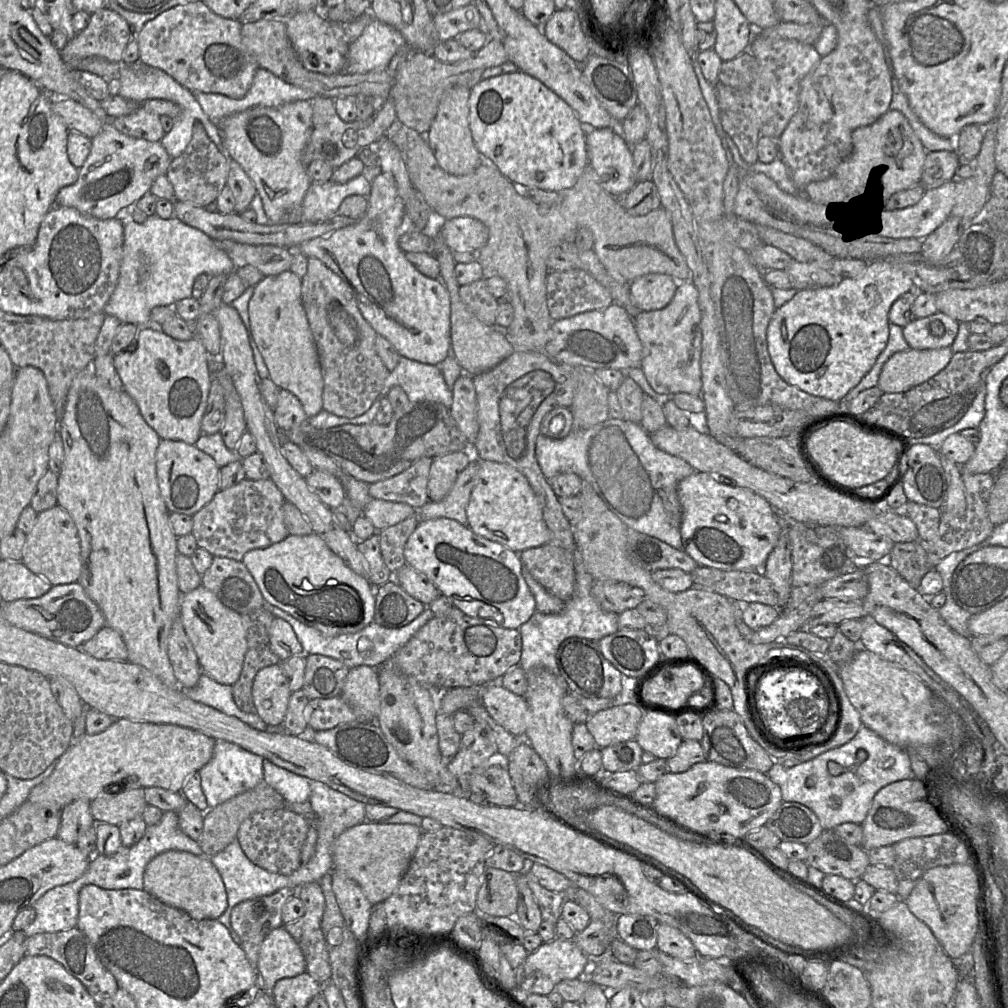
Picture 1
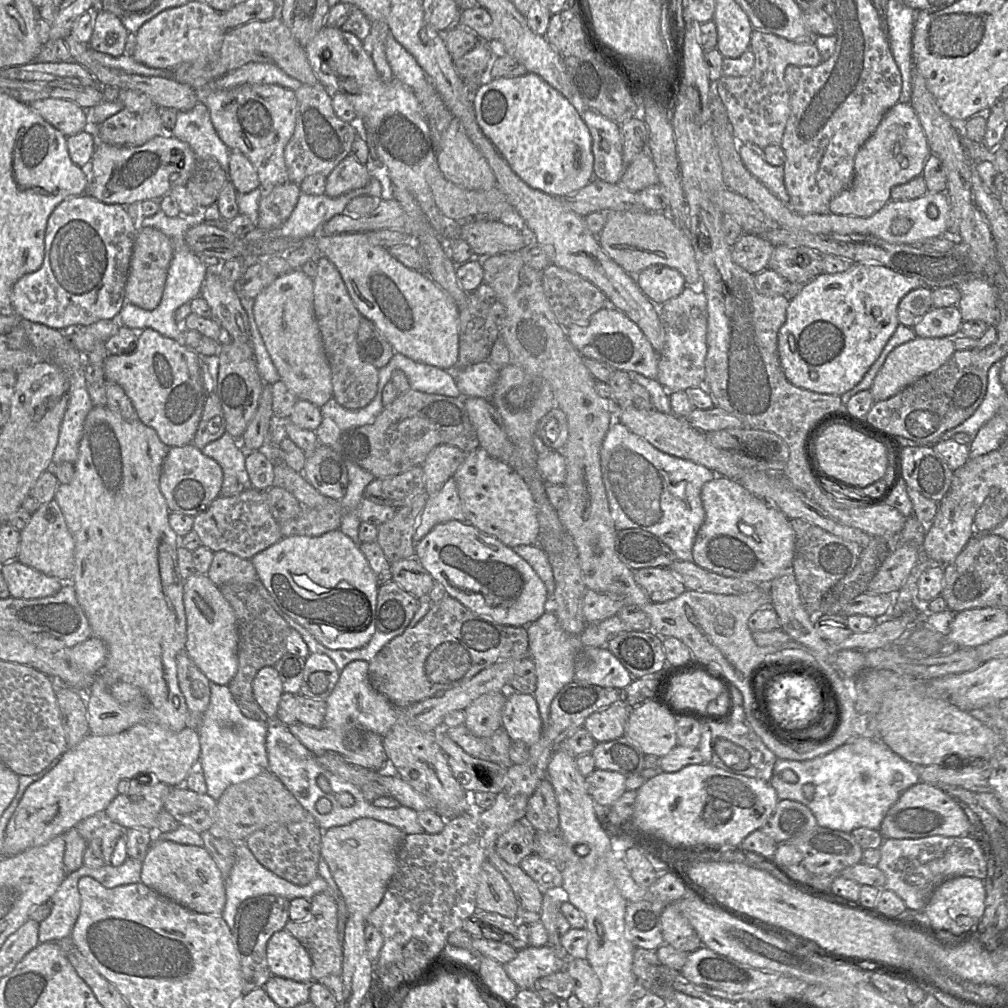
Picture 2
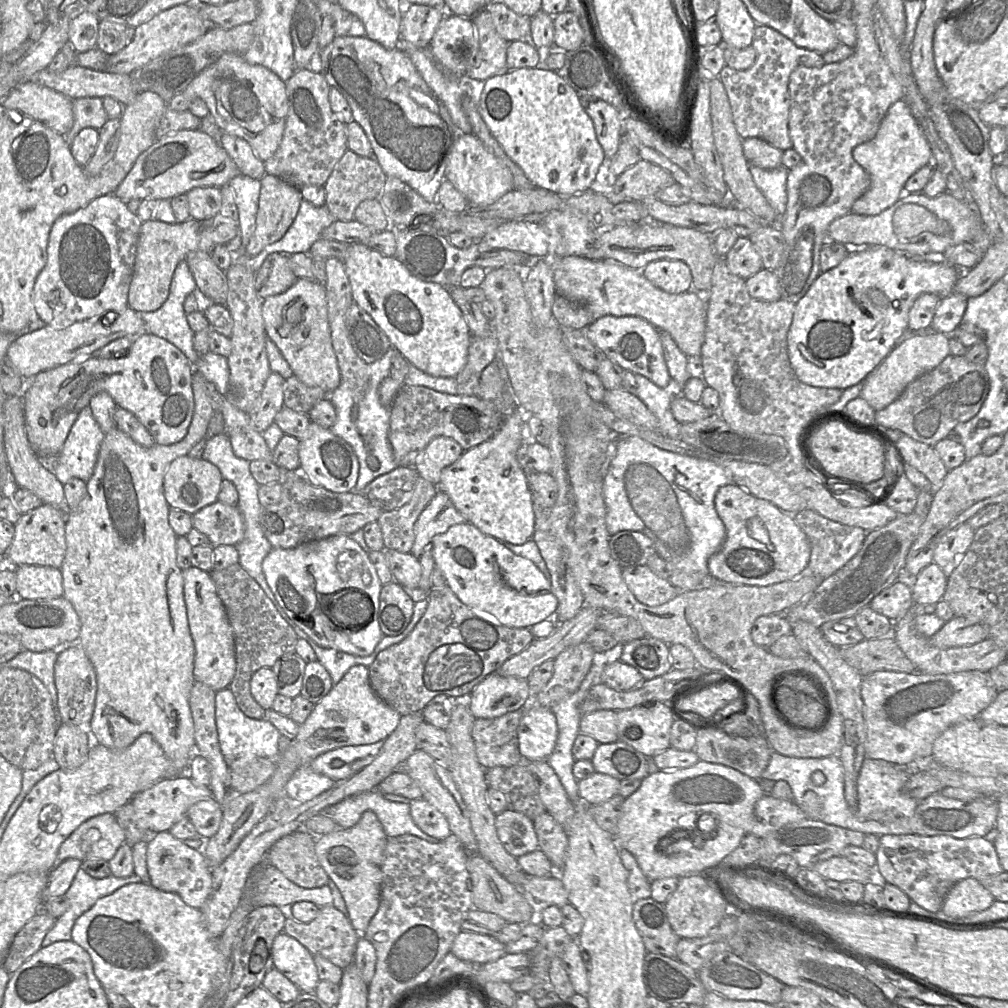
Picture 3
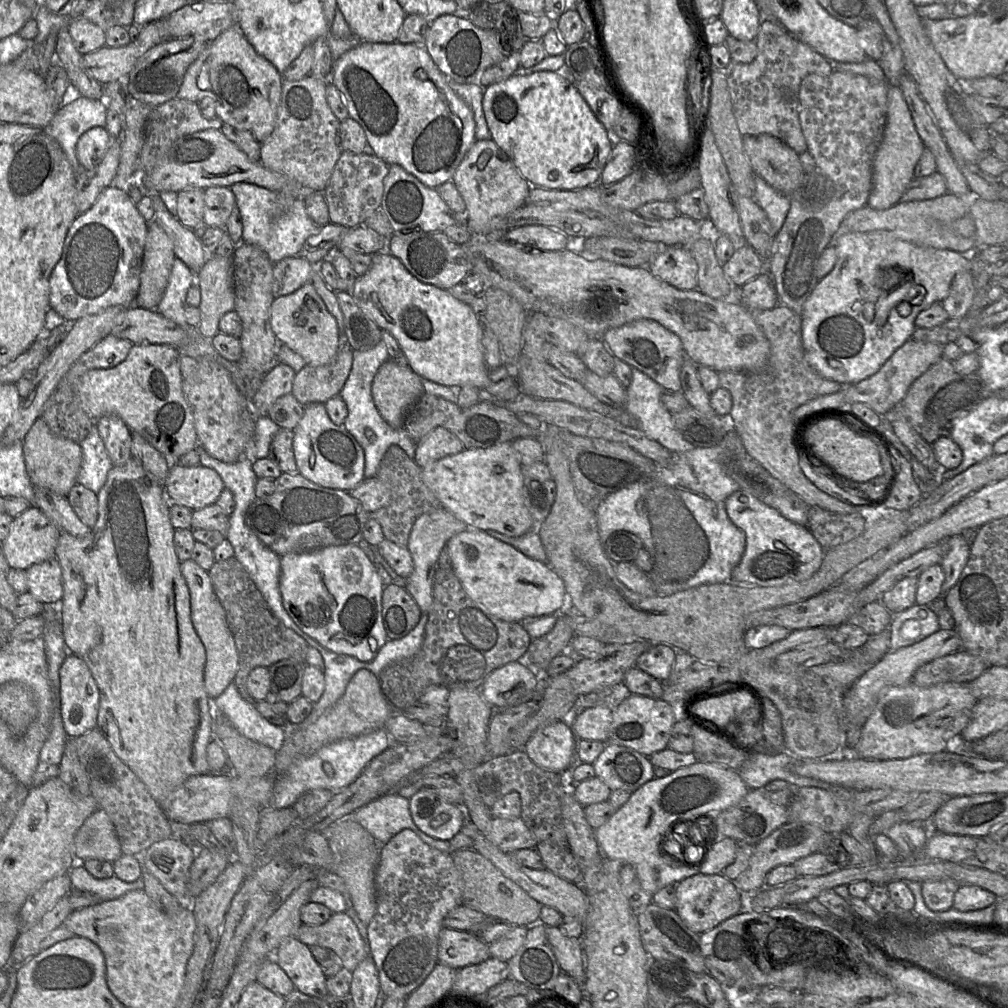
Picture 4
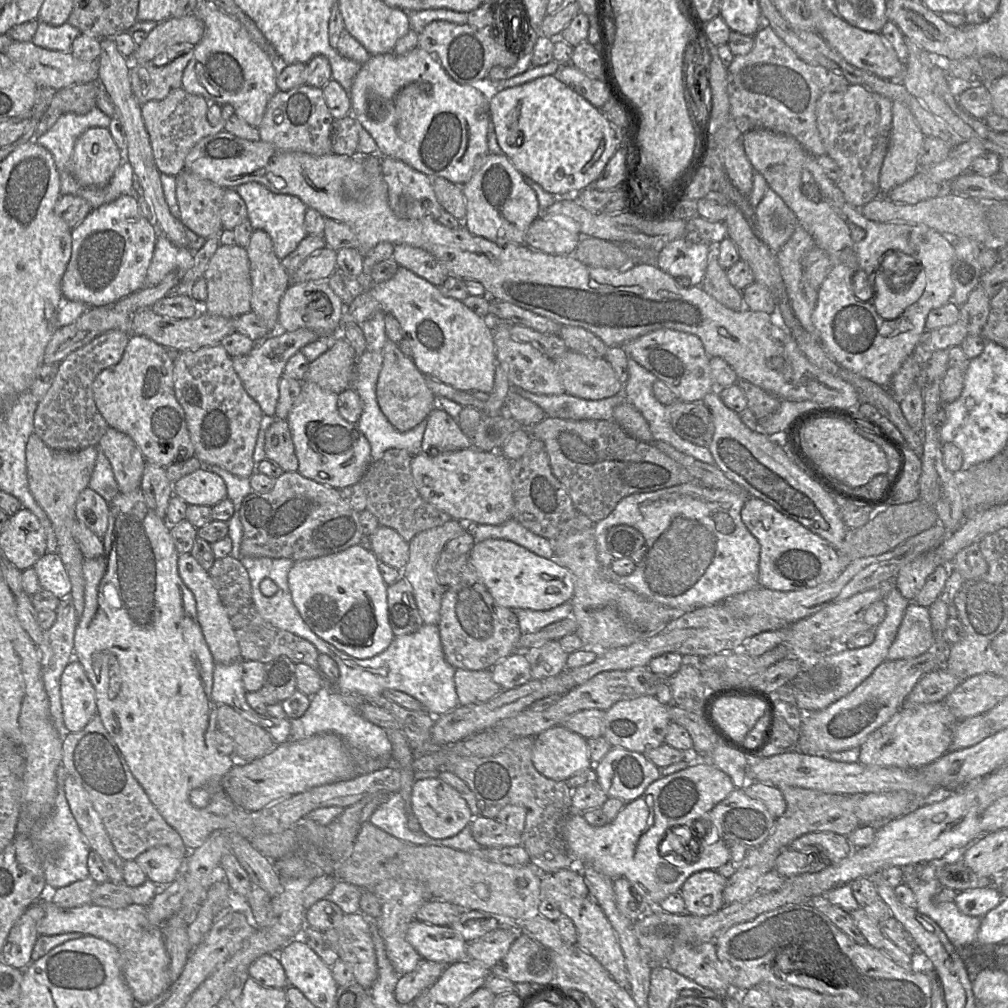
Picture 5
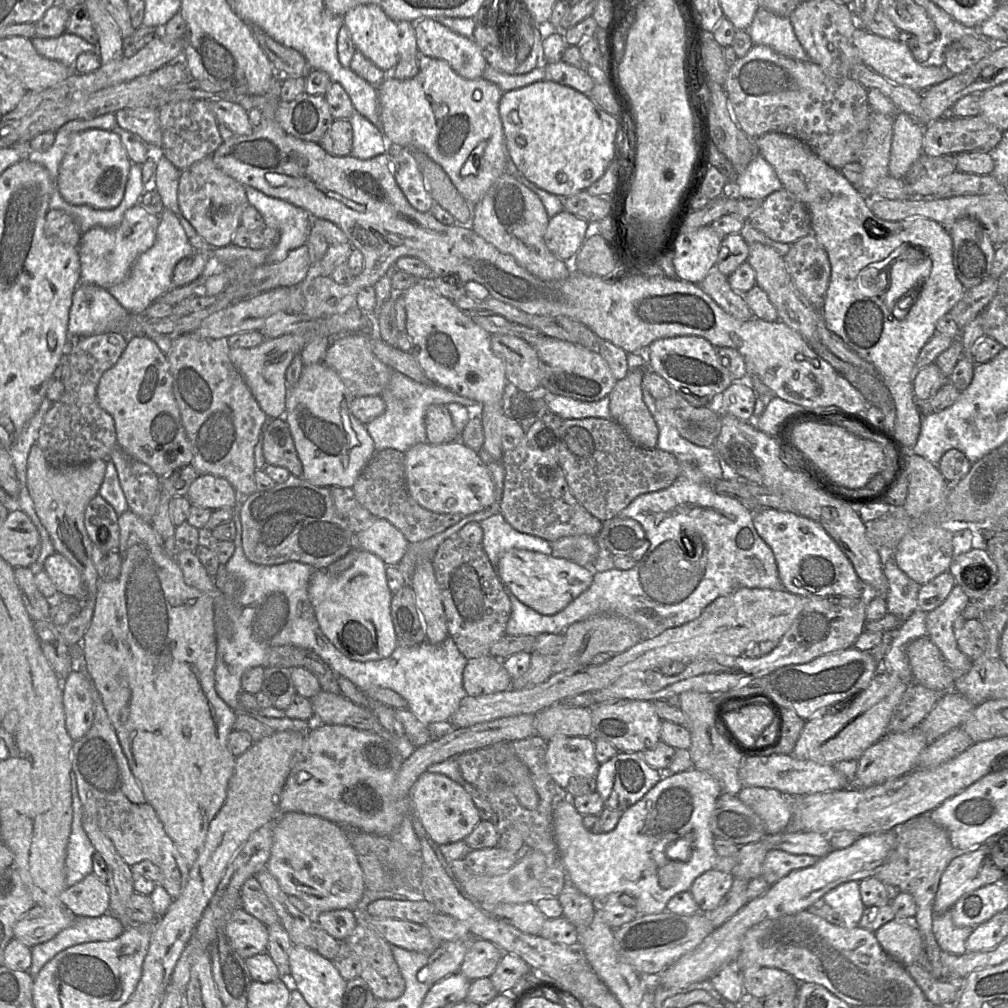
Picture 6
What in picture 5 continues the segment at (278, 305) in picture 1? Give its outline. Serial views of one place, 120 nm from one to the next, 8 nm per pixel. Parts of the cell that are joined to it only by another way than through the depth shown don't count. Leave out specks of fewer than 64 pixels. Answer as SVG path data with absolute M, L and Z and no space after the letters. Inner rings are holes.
M311 280L288 287L279 305L278 323L280 331L295 331L299 328L314 330L319 336L326 336L340 329L344 303L332 290L328 280Z

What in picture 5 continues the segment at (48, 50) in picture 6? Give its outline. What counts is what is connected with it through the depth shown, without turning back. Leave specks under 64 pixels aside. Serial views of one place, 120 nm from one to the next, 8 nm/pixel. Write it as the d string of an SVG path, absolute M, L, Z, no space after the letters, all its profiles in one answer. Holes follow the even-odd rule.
M68 21L60 26L39 22L38 29L31 42L48 50L69 52L74 39L82 32Z

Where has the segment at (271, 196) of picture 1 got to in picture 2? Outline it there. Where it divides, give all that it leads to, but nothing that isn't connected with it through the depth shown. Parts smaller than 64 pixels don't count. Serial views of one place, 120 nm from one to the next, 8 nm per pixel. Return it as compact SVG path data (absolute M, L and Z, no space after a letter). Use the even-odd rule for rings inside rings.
M245 84L211 91L200 97L210 111L212 124L229 150L243 153L257 170L260 187L272 187L289 181L284 149L296 124L295 92L274 84Z

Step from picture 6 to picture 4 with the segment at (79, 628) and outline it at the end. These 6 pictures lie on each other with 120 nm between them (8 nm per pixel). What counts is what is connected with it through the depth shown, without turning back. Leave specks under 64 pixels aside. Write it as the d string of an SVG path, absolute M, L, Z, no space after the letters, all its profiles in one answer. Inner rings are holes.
M42 418L35 420L25 436L23 455L27 473L34 487L44 488L67 497L71 488L77 484L82 463L80 442L55 435Z

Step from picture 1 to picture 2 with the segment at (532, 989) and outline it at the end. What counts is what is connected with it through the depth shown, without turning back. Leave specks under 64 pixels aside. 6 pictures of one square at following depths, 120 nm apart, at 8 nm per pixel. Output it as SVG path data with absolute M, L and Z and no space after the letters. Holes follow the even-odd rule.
M547 944L527 946L518 950L516 956L503 967L518 988L533 989L539 978L564 969L567 960L559 957Z

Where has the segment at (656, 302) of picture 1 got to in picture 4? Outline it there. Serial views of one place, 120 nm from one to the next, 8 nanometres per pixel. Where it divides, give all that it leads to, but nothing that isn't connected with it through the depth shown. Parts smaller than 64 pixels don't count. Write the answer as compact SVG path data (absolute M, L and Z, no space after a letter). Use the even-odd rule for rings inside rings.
M684 246L663 247L648 269L657 278L680 290L697 289L698 265Z

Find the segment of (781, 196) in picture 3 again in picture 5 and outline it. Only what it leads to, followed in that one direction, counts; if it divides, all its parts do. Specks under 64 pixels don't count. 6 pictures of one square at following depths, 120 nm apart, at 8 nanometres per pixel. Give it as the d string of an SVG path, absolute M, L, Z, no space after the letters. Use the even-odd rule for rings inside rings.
M771 188L766 190L755 209L754 233L772 252L777 253L799 226L798 219Z

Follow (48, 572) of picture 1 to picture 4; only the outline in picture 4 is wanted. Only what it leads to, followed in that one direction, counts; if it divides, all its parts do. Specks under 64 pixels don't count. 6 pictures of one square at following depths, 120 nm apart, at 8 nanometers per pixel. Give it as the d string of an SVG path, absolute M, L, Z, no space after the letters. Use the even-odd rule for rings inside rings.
M31 506L18 517L13 517L9 534L1 542L10 568L26 571L32 565L55 557L60 534L60 529L36 506Z

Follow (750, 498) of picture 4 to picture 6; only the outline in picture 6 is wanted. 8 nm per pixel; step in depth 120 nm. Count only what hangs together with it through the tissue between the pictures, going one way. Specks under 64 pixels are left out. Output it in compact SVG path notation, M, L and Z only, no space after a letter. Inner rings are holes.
M763 508L753 515L753 525L775 556L784 589L803 597L868 596L868 589L835 540L816 521L795 512Z

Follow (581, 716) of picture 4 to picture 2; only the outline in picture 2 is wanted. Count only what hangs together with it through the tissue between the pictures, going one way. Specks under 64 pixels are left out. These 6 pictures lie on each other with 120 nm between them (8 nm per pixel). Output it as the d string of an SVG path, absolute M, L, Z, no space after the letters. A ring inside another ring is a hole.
M612 704L588 716L584 727L597 743L618 739L625 736L632 708L625 704Z

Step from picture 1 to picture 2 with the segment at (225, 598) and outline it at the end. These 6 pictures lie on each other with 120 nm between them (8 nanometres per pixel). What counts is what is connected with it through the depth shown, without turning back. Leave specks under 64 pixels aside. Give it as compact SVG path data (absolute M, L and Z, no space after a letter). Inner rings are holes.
M226 551L213 553L213 559L206 575L217 586L226 583L255 585L258 578L250 559L243 559Z

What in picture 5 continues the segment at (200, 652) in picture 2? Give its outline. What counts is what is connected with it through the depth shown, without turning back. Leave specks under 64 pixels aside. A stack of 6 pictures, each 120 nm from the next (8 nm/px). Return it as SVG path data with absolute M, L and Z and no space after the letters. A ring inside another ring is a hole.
M179 554L178 572L184 584L193 593L196 601L197 618L215 663L231 664L240 659L240 647L235 636L226 608L218 591L206 571L198 561L189 554Z

